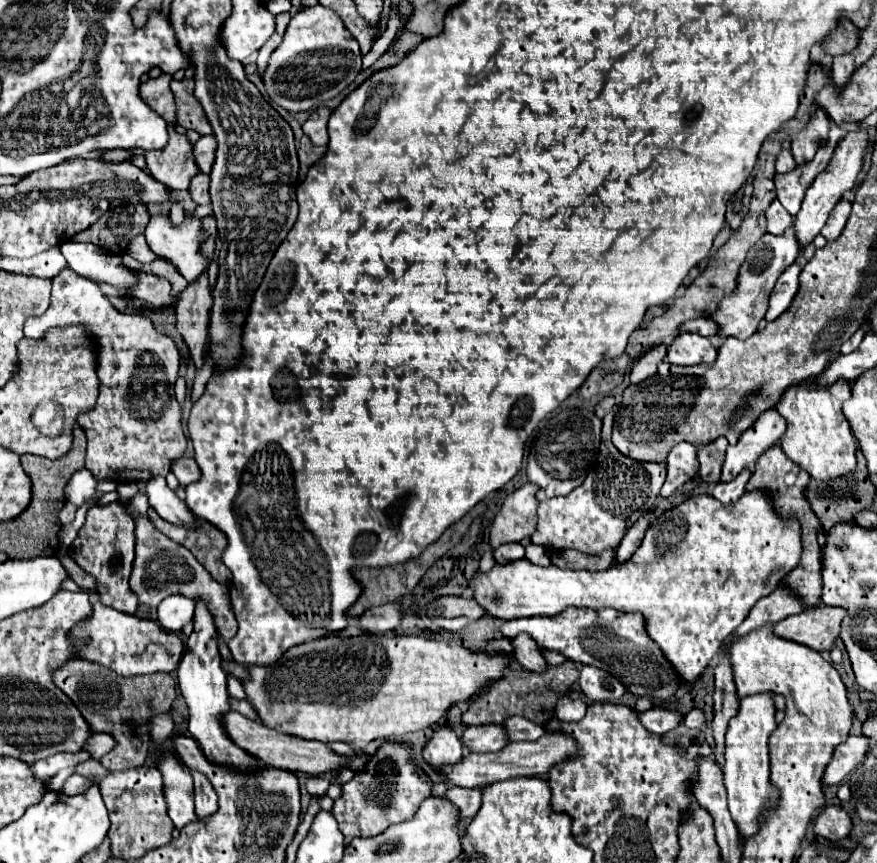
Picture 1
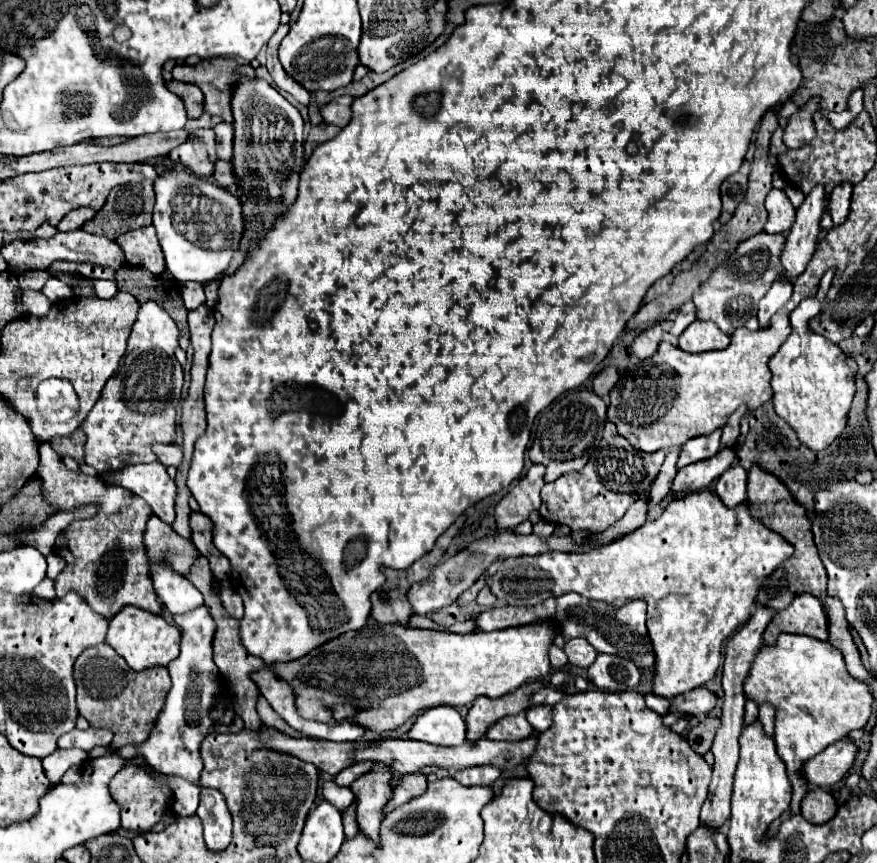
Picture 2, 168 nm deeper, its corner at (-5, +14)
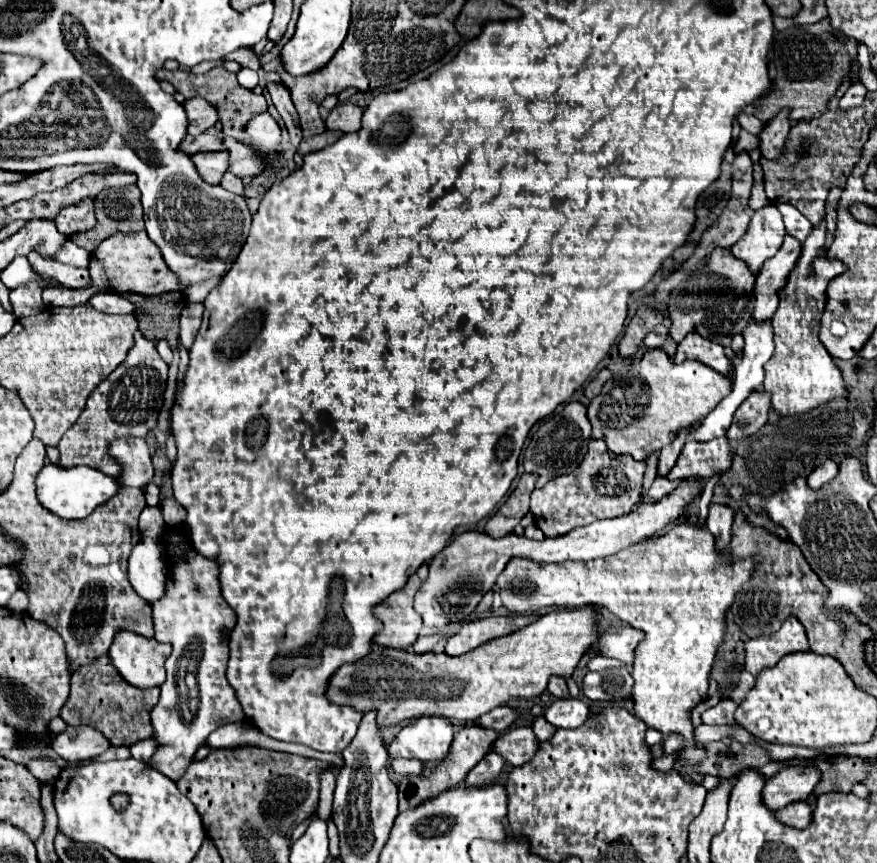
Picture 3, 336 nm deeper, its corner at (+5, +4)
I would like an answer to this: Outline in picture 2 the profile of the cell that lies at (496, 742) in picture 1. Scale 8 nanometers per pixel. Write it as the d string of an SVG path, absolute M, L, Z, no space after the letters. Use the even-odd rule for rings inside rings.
M520 712L516 716L506 716L502 720L498 720L498 724L494 724L486 738L488 740L504 740L504 742L520 742L526 740L534 734L534 728L530 726L530 722L526 720L526 712Z

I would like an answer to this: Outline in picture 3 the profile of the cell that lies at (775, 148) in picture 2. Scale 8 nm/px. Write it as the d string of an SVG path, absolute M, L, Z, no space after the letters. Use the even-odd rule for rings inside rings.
M744 130L740 132L740 138L738 138L738 142L734 144L734 150L736 150L736 152L746 150L746 152L750 154L752 162L758 162L758 160L762 158L762 154L760 154L760 146L758 146L758 136L748 134L748 132L744 132Z

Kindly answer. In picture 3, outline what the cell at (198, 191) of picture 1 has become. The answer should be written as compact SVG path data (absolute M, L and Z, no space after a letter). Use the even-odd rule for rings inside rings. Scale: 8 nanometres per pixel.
M226 172L226 174L222 176L222 182L220 182L220 186L222 186L224 190L228 190L228 192L236 192L236 194L242 194L242 190L244 190L244 184L242 184L242 180L240 180L238 176L230 174L230 172Z

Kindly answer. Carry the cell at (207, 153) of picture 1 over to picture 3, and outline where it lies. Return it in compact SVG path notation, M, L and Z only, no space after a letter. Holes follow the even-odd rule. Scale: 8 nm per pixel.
M224 138L224 146L230 154L230 170L228 172L236 174L238 178L256 176L266 168L266 164L254 156L256 154L254 148L250 148L234 138Z

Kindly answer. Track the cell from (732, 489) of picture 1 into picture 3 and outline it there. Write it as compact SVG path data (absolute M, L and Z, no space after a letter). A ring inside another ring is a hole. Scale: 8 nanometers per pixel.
M710 504L708 518L706 518L706 528L716 536L718 550L726 550L728 544L730 544L732 518L734 518L734 512L732 512L730 506L726 506L726 504Z

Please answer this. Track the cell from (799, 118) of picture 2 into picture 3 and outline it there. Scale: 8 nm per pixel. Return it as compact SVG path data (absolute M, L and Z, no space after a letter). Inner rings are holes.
M782 110L776 118L766 122L766 128L760 134L760 152L764 158L778 158L782 156L782 146L786 144L788 132L790 132L790 120L788 110Z

